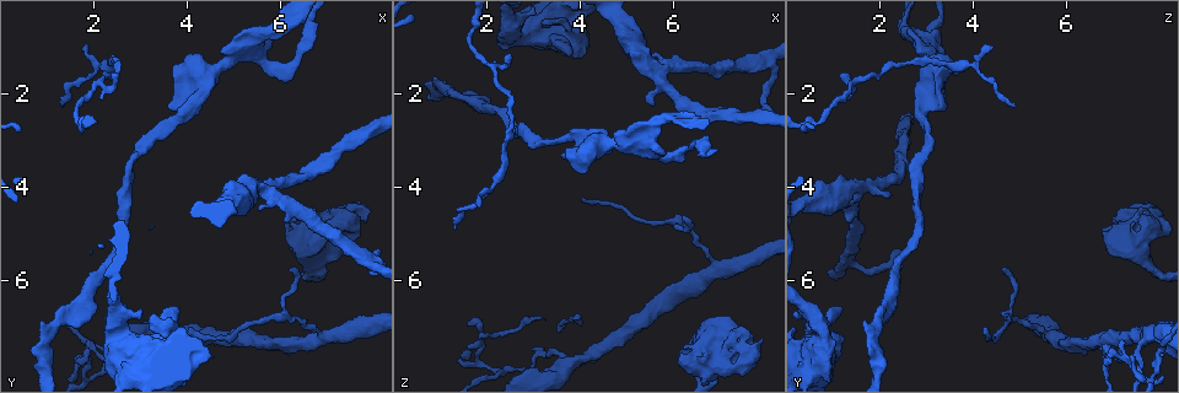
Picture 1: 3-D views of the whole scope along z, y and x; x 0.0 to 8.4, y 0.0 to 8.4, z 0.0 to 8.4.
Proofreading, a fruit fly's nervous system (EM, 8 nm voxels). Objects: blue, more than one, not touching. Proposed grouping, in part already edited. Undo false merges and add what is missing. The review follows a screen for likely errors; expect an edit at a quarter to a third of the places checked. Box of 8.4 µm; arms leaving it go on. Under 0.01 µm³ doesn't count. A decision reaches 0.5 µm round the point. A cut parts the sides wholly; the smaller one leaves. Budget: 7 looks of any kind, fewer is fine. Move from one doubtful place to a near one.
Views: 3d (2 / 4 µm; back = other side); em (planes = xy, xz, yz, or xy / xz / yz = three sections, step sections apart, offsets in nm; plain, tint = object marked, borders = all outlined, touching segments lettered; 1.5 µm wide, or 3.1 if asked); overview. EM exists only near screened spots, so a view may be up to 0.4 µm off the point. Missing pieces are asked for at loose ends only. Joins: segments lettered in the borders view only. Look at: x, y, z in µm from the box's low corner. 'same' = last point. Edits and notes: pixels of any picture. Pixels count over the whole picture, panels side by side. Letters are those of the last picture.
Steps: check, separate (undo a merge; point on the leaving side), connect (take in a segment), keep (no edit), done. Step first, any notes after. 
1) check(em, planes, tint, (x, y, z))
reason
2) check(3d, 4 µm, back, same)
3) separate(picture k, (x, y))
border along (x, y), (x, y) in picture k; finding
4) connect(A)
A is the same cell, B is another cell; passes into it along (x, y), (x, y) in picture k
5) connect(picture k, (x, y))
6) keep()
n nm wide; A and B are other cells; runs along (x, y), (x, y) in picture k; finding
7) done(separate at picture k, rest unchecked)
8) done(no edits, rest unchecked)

check(3d, 2 µm, (6.20, 5.70, 4.60))
tapers out

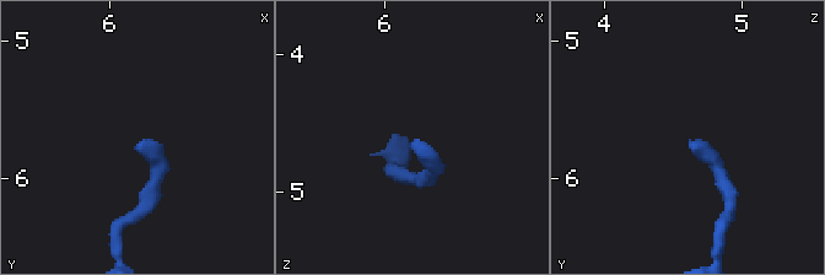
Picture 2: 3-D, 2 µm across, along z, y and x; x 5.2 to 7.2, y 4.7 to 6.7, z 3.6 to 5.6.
check(em, xz, step 4, borders, (6.20, 5.74, 4.62))

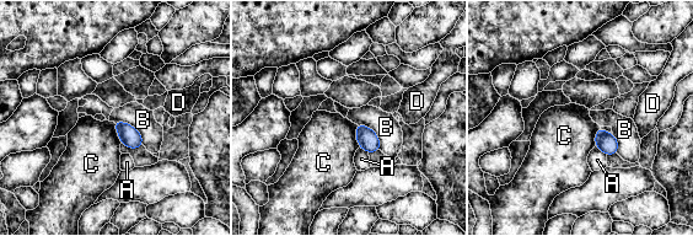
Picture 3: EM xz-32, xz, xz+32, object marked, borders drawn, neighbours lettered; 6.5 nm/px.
check(em, planes, borders, same)
another direction

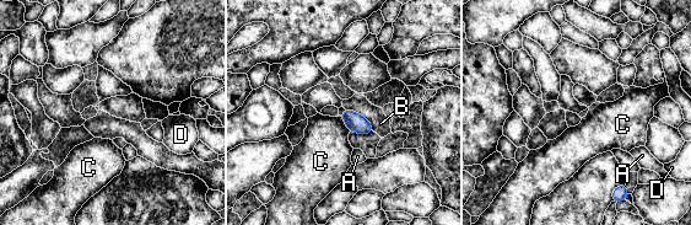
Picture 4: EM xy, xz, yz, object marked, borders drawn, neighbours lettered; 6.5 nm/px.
keep()
A, B, C and D are other cells; border along (345, 108), (361, 114), (373, 130) in picture 4; none of them fits

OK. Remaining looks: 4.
check(em, xz, step 4, borders, (3.20, 7.45, 6.70))
an open end

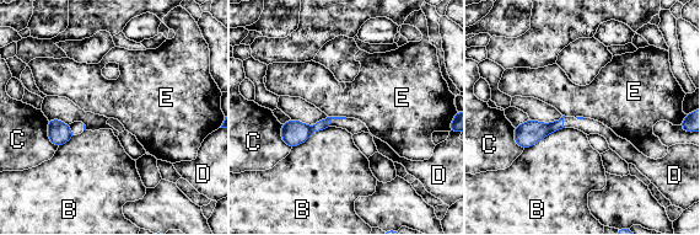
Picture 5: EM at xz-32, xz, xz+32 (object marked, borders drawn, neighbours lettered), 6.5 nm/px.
connect(D)
B touches over 300 nm; D is the same cell, B, C and E are other cells; passes into it along (301, 132), (337, 118), (353, 126) in picture 5; it goes on there

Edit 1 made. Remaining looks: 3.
check(overview)

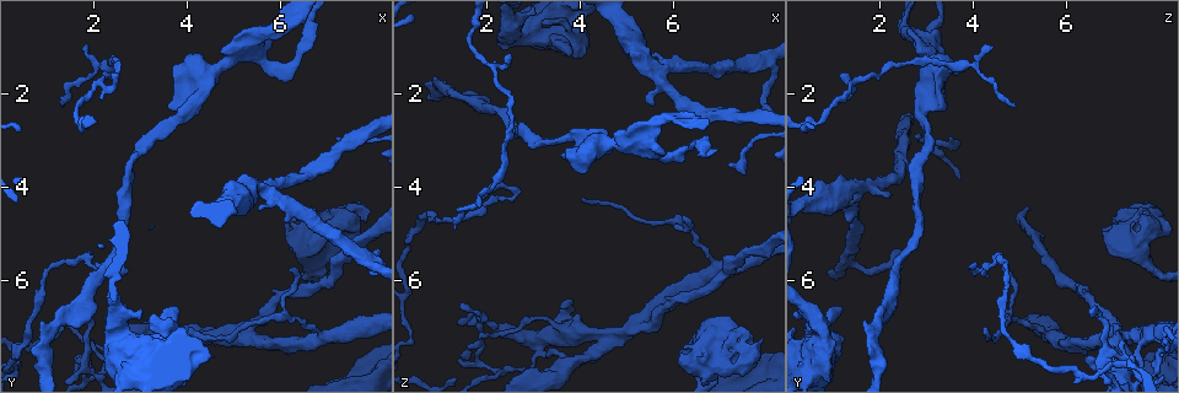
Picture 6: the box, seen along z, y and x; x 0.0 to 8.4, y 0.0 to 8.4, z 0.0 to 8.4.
check(em, planes, borders, (3.60, 2.30, 3.30))
stops while still wide

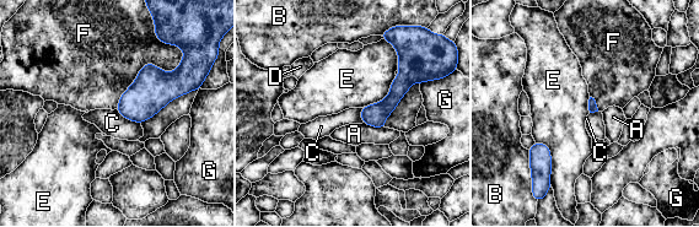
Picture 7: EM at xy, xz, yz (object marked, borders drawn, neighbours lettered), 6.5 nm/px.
keep()
A, B, C, D, E, F and G are other cells; border along (536, 141), (550, 152), (552, 185) in picture 7; none of them fits

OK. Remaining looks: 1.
done(connect at picture 5, rest unchecked)

